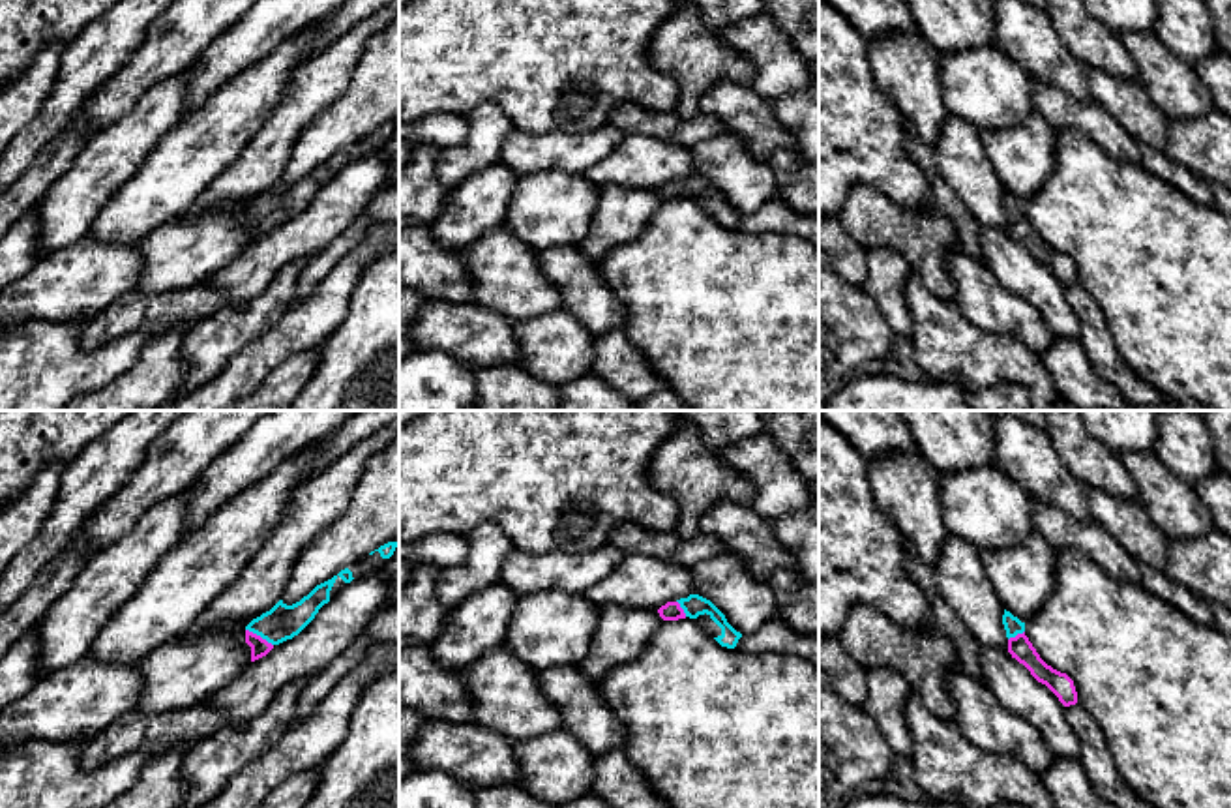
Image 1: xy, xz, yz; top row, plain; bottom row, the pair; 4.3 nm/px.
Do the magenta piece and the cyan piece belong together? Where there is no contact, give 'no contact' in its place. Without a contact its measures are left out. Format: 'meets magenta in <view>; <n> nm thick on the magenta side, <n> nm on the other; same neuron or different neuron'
meets magenta in xy; 80 nm thick on the magenta side, 150 nm on the other; same neuron

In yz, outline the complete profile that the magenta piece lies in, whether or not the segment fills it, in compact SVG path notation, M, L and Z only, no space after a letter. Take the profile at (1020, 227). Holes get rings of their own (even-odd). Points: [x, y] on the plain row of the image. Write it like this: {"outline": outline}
{"outline": "M1004 189L1002 204L1006 210L1008 232L1012 234L1012 238L1023 244L1038 262L1046 264L1064 287L1075 285L1077 272L1074 261L1066 253L1053 249L1040 238L1040 234L1025 216L1025 202Z"}

